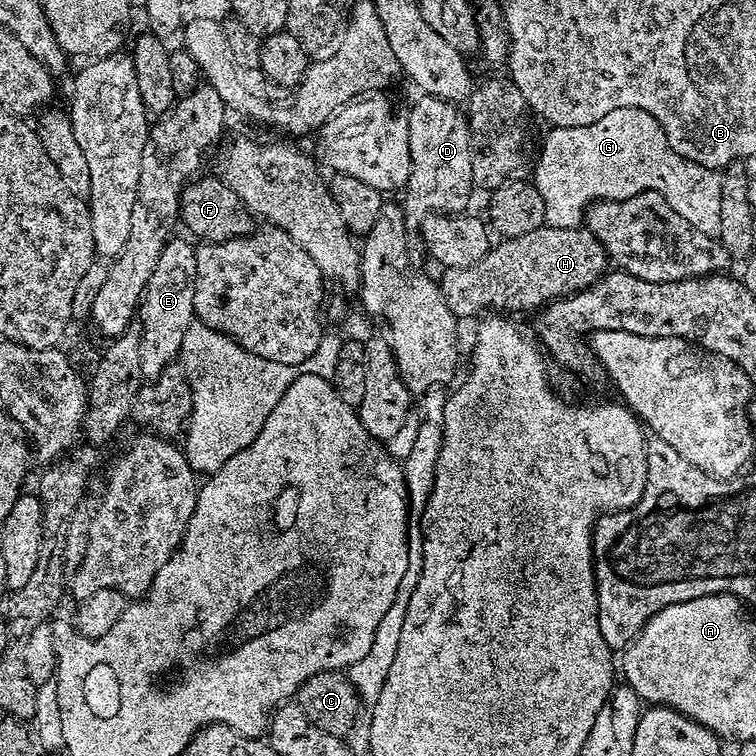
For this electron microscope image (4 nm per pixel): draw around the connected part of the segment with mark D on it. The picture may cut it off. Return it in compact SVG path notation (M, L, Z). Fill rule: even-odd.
M421 95L419 97L421 100L417 102L413 108L409 107L407 109L408 113L408 125L410 126L410 162L412 163L412 169L410 170L410 178L408 179L407 184L404 185L402 189L402 197L404 196L404 200L402 199L402 207L405 213L412 214L412 212L418 212L417 214L425 214L425 213L447 213L447 214L457 214L463 213L465 209L469 206L468 199L471 198L472 194L474 194L474 187L471 178L471 162L474 159L474 143L473 143L473 135L469 131L469 117L465 115L463 112L460 113L460 108L457 107L455 103L441 100L440 98L432 95Z

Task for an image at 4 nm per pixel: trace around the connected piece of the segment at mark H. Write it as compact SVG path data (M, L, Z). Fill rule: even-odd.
M545 226L530 230L530 234L510 236L499 242L501 244L493 243L488 253L472 266L444 268L440 272L440 293L457 318L479 317L489 310L503 310L508 314L528 312L531 308L540 310L551 301L562 300L589 288L610 268L608 252L585 226Z

